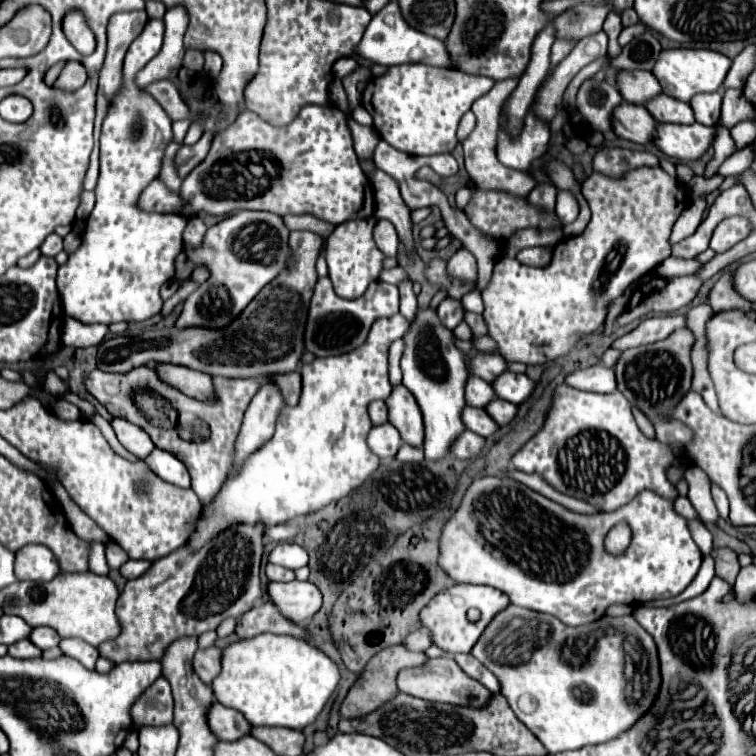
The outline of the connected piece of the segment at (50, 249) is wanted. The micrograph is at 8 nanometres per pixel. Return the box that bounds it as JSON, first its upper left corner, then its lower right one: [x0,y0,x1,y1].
[40,234,62,256]

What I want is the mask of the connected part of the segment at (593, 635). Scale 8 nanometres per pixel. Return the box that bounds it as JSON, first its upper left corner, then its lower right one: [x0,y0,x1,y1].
[470,606,660,754]

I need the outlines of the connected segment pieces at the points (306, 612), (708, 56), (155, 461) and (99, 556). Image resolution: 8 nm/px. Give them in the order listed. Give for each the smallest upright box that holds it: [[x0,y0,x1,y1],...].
[[266,582,322,624],[652,48,732,102],[144,448,190,488],[90,542,110,576]]

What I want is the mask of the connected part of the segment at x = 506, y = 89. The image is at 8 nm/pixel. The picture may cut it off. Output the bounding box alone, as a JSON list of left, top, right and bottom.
[462,78,536,196]

